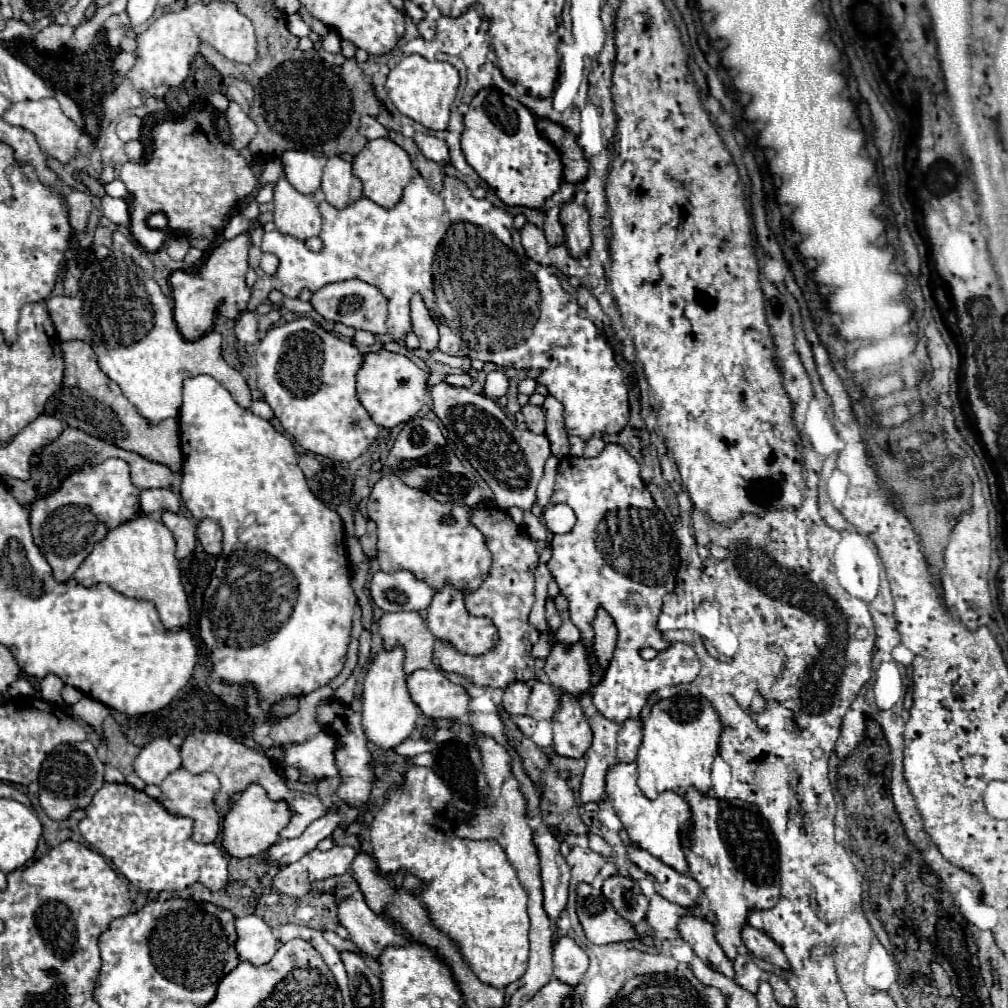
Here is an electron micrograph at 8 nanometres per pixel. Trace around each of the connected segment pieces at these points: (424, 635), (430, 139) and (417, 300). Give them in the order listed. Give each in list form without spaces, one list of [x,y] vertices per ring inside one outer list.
[[[418,612],[384,614],[380,618],[380,634],[384,646],[396,646],[400,642],[406,648],[406,674],[412,674],[420,668],[434,668],[432,652],[436,638]]]
[[[416,134],[414,136],[414,142],[420,146],[422,154],[438,164],[448,164],[450,162],[450,150],[448,150],[448,144],[444,140],[438,140],[430,134]]]
[[[414,294],[410,300],[410,318],[412,318],[412,332],[420,340],[420,348],[424,350],[436,350],[438,342],[438,328],[428,312],[428,308],[422,302],[420,294]]]

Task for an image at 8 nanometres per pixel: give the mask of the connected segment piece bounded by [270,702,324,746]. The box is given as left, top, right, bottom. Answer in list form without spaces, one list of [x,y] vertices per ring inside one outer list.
[[[310,702],[300,704],[300,710],[296,712],[296,718],[286,718],[282,722],[272,724],[272,740],[276,746],[284,746],[290,742],[306,742],[314,738],[324,728],[320,726],[316,718],[316,710]]]

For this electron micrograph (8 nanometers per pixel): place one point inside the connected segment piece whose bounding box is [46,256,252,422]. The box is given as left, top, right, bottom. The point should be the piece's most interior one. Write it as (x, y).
(120, 311)

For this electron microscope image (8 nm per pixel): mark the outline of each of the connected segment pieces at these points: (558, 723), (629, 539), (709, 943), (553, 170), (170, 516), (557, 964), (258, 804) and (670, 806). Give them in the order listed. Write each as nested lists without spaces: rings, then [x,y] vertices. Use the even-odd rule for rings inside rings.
[[[568,692],[558,694],[558,712],[552,718],[552,728],[554,728],[552,748],[560,756],[582,758],[592,744],[592,730],[574,694]]]
[[[606,444],[596,458],[562,458],[556,470],[556,490],[550,498],[550,504],[558,502],[574,510],[576,524],[572,532],[554,536],[548,570],[560,594],[568,600],[570,620],[580,630],[580,642],[584,646],[590,646],[594,640],[592,622],[598,608],[604,608],[618,628],[614,656],[602,680],[592,684],[588,694],[606,720],[620,724],[626,718],[636,718],[654,690],[672,684],[690,684],[700,670],[700,662],[688,644],[672,644],[672,648],[658,652],[654,660],[644,660],[640,656],[642,648],[670,646],[656,628],[656,622],[662,612],[664,596],[672,594],[678,584],[678,540],[642,482],[638,462],[616,444]],[[596,546],[602,558],[596,554]],[[604,560],[614,570],[608,570]]]
[[[682,916],[680,924],[678,924],[680,936],[692,946],[692,950],[696,952],[696,956],[706,962],[712,970],[734,978],[734,968],[732,962],[726,958],[724,950],[720,948],[720,944],[714,938],[714,926],[710,922],[706,922],[700,916]]]
[[[482,88],[464,114],[462,152],[478,176],[508,206],[542,208],[562,178],[560,152],[536,130],[534,114],[498,88]]]
[[[164,512],[162,522],[174,534],[174,540],[178,544],[176,558],[182,560],[182,558],[190,556],[194,546],[196,546],[196,526],[194,526],[194,522],[188,520],[186,516],[180,516],[180,514],[174,514],[174,512]]]
[[[562,936],[554,944],[554,978],[564,984],[576,986],[584,972],[588,970],[586,952],[570,938]]]
[[[250,784],[234,808],[224,816],[224,850],[234,858],[248,858],[266,852],[294,816],[286,800],[272,800],[260,784]]]
[[[616,762],[606,772],[606,794],[616,814],[620,816],[622,826],[626,828],[630,840],[638,844],[642,850],[650,852],[654,858],[662,860],[664,864],[672,866],[678,872],[688,872],[688,864],[680,844],[680,832],[686,830],[690,822],[686,800],[670,790],[662,792],[656,800],[650,800],[636,786],[636,780],[638,780],[636,762]]]

